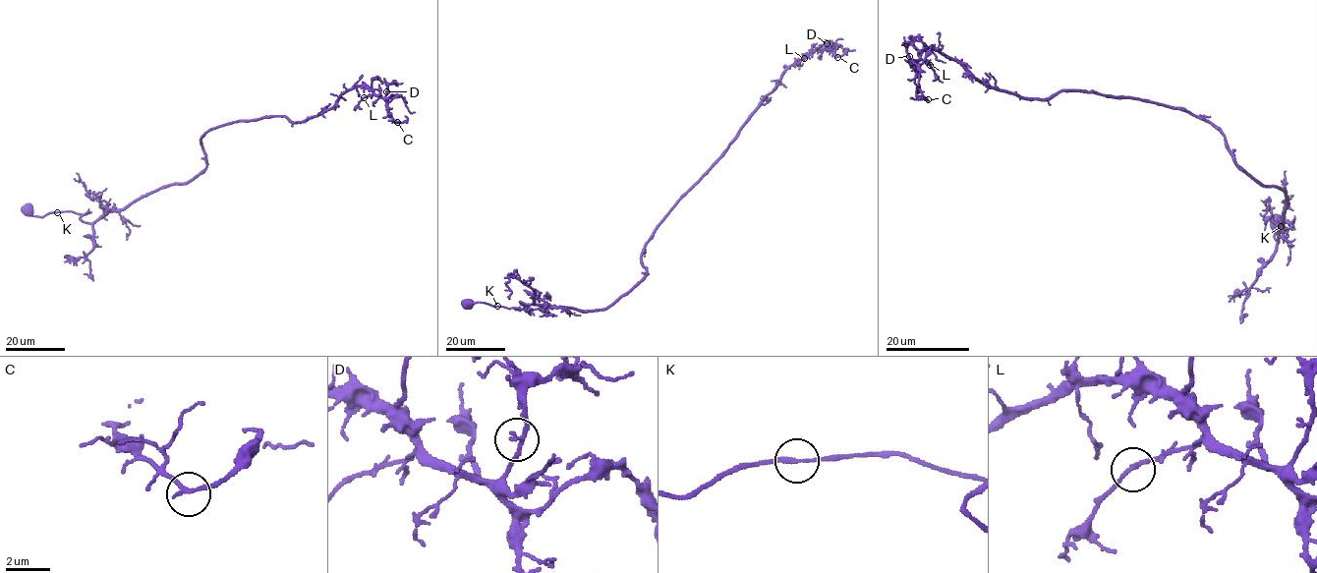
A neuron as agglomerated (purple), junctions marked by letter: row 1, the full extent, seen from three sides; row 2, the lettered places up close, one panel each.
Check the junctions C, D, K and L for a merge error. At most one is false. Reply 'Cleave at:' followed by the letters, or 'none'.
Cleave at: none

